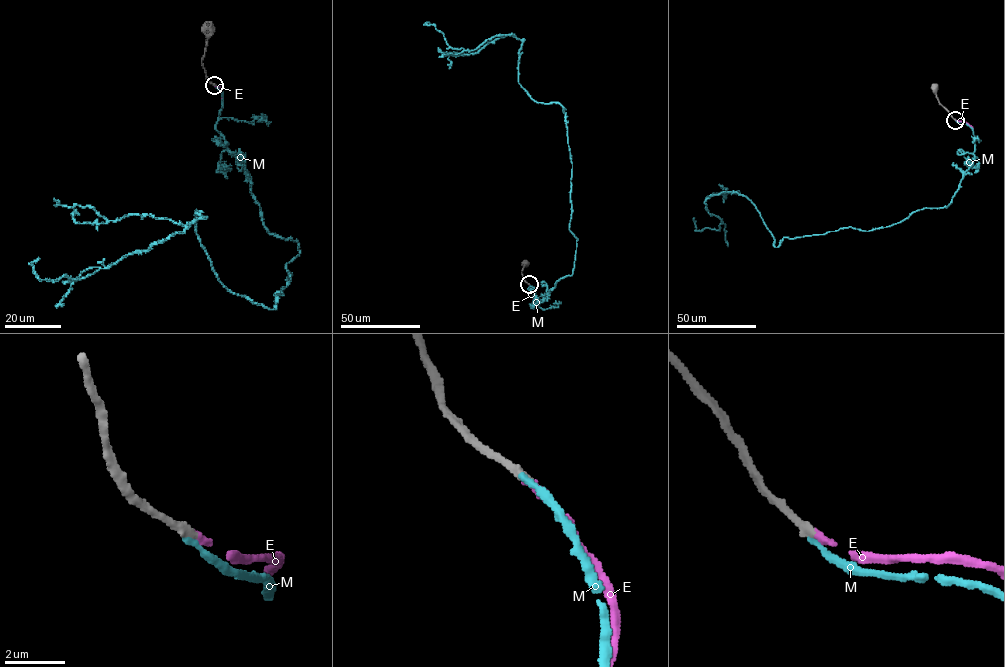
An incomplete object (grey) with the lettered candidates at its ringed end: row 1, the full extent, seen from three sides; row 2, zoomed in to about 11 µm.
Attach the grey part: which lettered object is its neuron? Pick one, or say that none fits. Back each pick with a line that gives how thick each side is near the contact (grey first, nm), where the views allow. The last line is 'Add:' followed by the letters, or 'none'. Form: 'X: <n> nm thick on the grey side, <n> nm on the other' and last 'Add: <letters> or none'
E: 320 nm thick on the grey side, 240 nm on the other
Add: E

